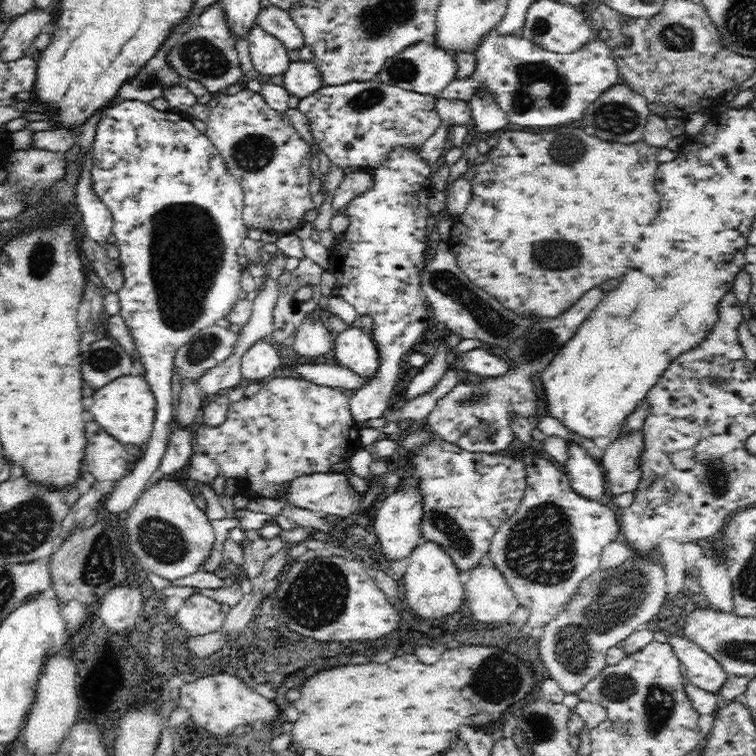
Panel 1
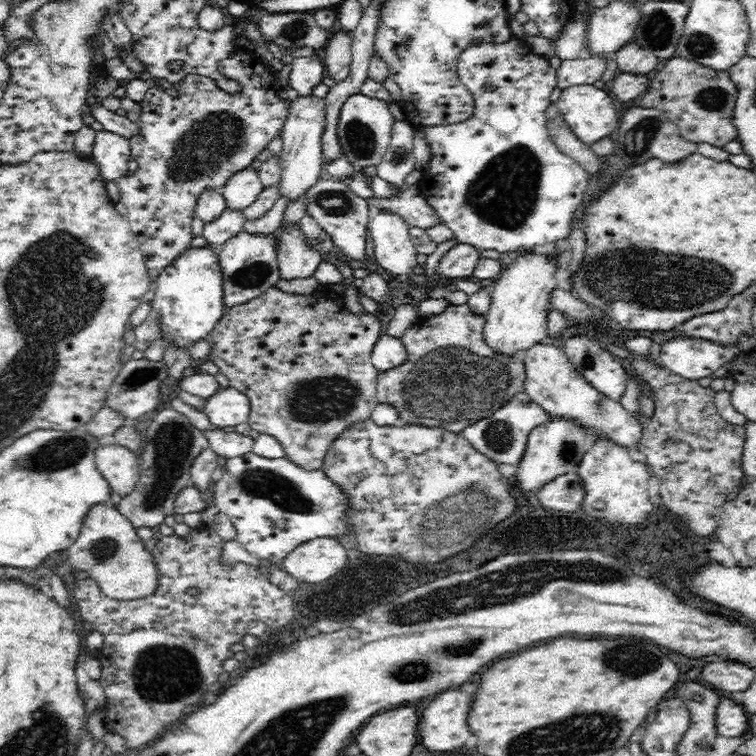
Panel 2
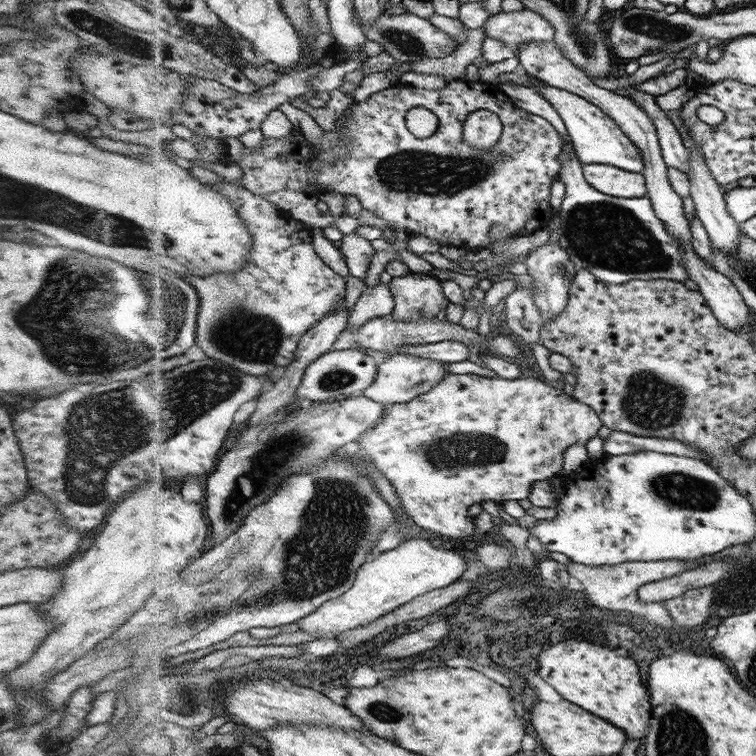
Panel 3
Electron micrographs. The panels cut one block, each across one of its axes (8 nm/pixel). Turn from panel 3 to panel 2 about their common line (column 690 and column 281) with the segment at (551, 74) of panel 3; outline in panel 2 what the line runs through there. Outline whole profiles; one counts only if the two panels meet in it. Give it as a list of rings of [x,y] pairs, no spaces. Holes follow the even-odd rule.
[[[286,223],[279,227],[275,237],[278,237],[277,246],[278,272],[282,280],[294,280],[294,278],[308,278],[313,276],[318,268],[318,264],[324,259],[321,254],[314,250],[312,243],[306,241],[304,231],[301,230],[300,223]]]

